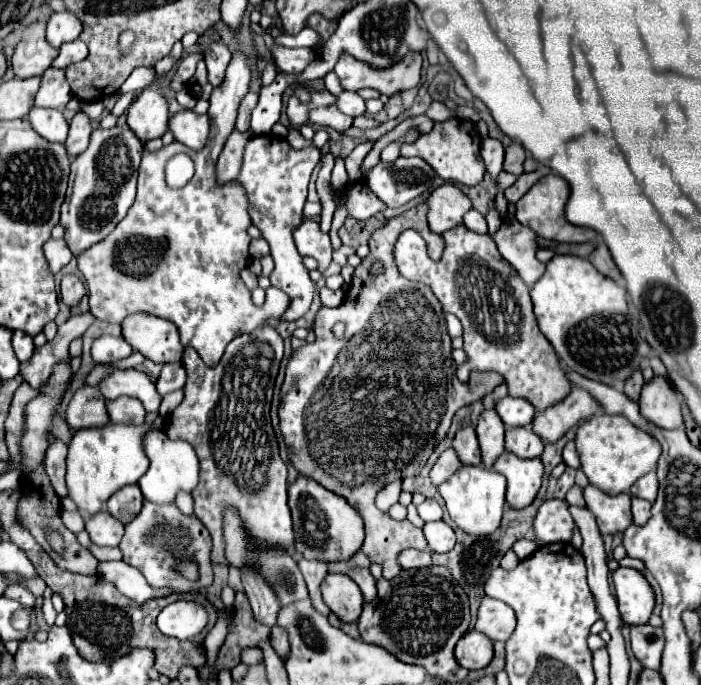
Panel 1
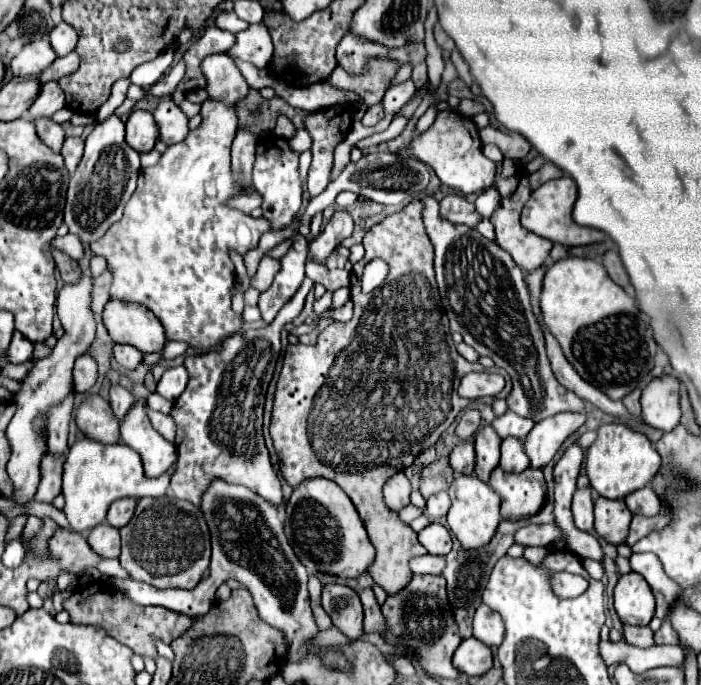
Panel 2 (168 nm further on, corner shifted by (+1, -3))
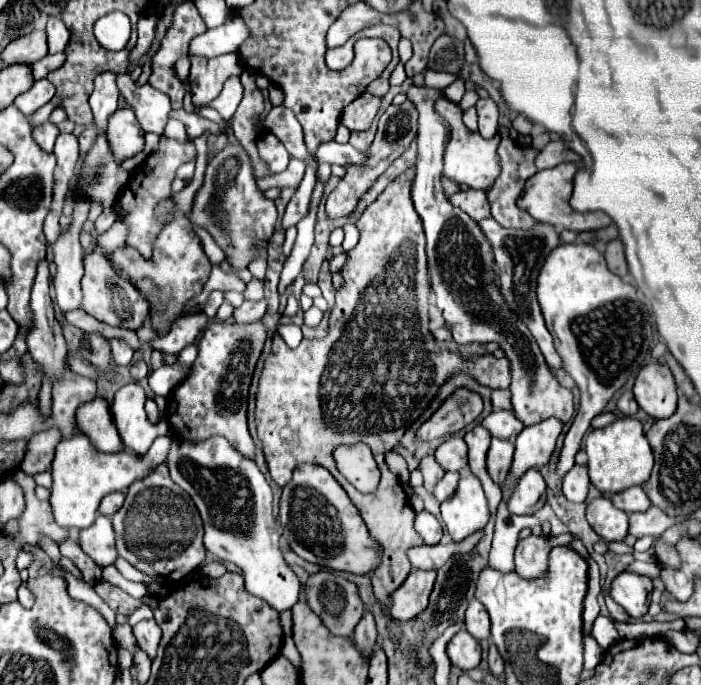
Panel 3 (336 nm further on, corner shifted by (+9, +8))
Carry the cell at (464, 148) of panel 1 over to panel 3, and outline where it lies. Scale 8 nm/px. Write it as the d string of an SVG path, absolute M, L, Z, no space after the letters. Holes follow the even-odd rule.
M439 97L435 101L435 111L449 123L451 127L451 139L445 147L445 157L443 157L443 175L459 185L469 185L471 189L487 189L493 185L495 177L499 175L499 167L497 167L497 145L501 141L499 135L495 135L493 139L483 139L479 137L479 133L469 131L463 121L461 121L461 109L457 103L449 101L447 97Z

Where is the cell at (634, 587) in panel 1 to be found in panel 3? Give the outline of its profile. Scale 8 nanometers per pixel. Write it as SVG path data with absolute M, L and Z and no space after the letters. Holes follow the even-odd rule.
M621 571L611 583L611 597L619 603L633 619L639 619L649 609L649 593L653 581L633 571Z

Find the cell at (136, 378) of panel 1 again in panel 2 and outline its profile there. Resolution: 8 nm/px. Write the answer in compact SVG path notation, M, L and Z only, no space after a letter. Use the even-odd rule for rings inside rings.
M147 408L147 414L149 414L149 418L151 418L151 424L157 428L157 432L159 432L165 440L173 442L173 440L175 440L175 422L171 420L171 416L165 416L165 414L155 412L155 410L149 410L149 408Z

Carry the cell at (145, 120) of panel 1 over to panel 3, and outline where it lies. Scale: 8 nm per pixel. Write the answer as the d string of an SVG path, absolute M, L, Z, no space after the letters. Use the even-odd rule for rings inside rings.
M131 107L117 109L109 117L107 139L111 141L111 149L115 149L115 157L119 157L119 161L143 151L143 135L145 133Z

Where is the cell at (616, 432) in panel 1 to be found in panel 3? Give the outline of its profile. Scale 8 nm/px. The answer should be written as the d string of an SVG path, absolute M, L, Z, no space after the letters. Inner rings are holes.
M619 417L603 429L593 429L585 437L585 451L589 457L589 479L605 495L613 495L631 485L645 483L653 469L651 445L643 433L641 421L635 417Z

